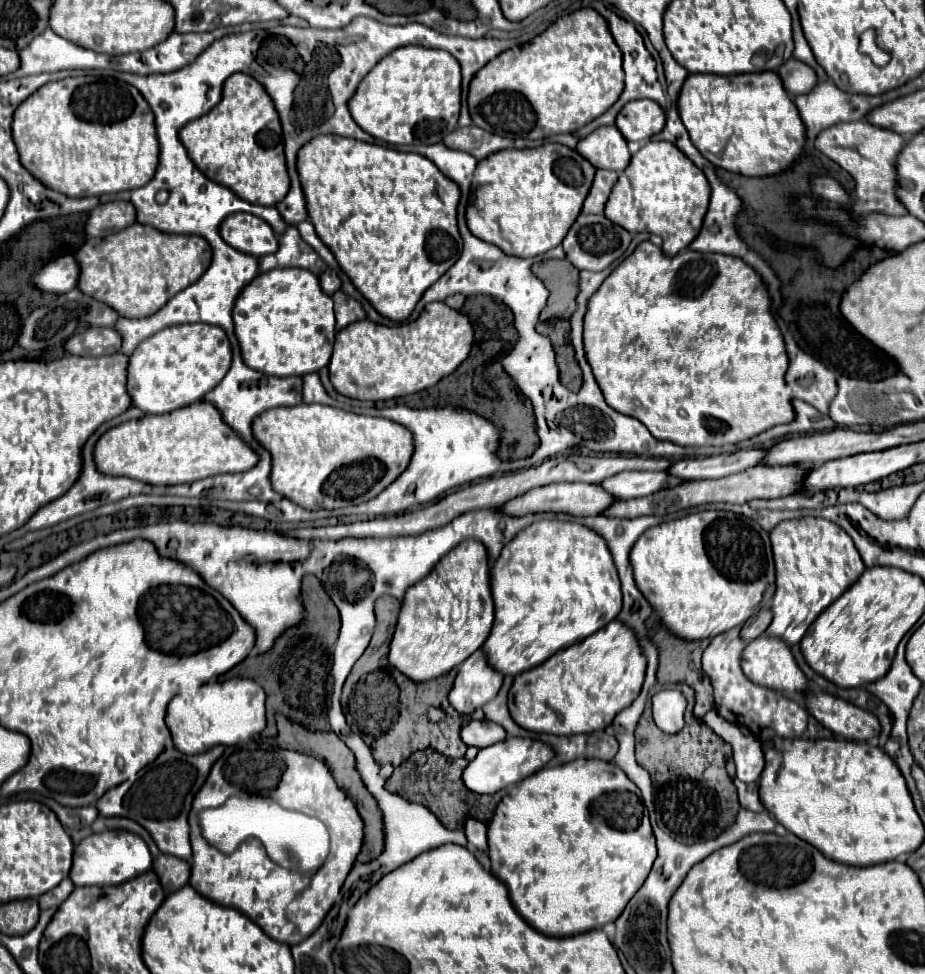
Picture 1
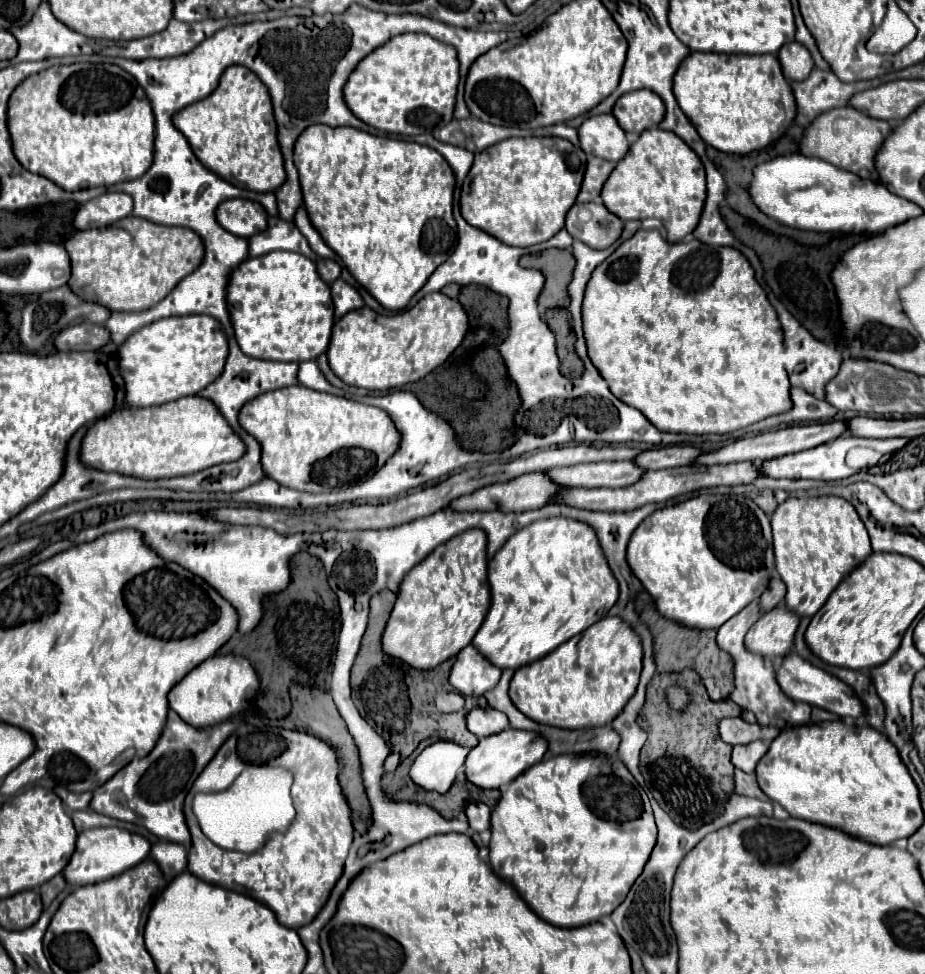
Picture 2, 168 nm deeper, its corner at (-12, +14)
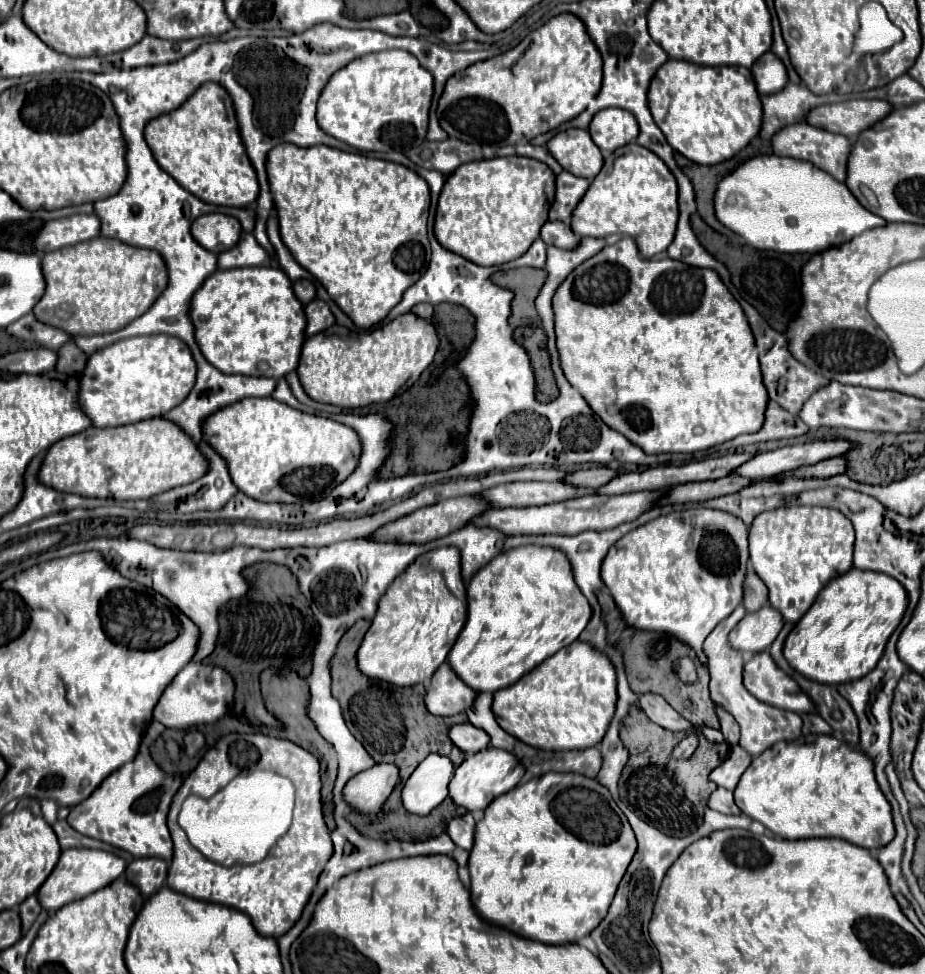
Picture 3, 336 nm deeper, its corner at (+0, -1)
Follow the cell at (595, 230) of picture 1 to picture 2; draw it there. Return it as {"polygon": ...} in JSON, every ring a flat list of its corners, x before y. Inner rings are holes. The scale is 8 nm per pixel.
{"polygon":[[599,202,573,204,565,216,565,230,575,238,585,242,591,248,611,246,621,230,623,222,607,212]]}

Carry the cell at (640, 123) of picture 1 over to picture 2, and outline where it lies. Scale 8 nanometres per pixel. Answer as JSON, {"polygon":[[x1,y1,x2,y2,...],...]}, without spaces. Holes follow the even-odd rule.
{"polygon":[[635,90,623,94,615,102,611,114,625,132,639,134,663,120,663,102,659,100,659,96,655,96,655,92]]}

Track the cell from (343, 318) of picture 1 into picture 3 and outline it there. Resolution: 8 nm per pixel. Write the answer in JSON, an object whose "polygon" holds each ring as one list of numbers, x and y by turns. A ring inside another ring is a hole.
{"polygon":[[313,299,311,303,307,303,305,315,307,315,307,337,321,333,335,323,335,315,331,313,329,305,321,299]]}

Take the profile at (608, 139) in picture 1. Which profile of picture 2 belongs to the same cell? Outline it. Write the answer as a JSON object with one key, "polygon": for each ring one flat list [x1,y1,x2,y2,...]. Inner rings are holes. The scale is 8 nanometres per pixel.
{"polygon":[[599,114,587,118,579,130,579,146,585,154,599,156,609,162,619,162,629,148,625,132,619,128,611,114]]}

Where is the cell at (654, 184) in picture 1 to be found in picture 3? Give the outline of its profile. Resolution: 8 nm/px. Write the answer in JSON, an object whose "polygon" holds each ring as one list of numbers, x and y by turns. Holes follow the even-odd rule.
{"polygon":[[627,143,625,147,619,147,617,151,613,151,607,159,605,165,601,169,601,173,593,179,589,191,585,193,583,201,575,207,573,211,573,219,571,219,571,229,579,235,579,237,607,237,613,233,625,233,631,235,643,257,653,257,661,251,665,251,675,237,675,227,679,221,679,203,677,203,677,181,671,175,671,171,667,169,667,165,651,151,647,151,645,147,639,147,639,143]]}

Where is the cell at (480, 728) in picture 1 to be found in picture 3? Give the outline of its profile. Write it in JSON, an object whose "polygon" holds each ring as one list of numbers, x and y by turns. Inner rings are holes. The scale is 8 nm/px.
{"polygon":[[471,723,453,725,449,731,449,737,465,753,477,753,477,751,489,747,489,735]]}

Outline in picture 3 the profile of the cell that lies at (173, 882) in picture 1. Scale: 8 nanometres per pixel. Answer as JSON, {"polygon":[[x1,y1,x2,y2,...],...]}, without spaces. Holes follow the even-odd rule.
{"polygon":[[147,857,147,859,135,859,127,865,125,877,139,887,143,899,149,899,153,893,157,893,167,879,167,863,157,857]]}

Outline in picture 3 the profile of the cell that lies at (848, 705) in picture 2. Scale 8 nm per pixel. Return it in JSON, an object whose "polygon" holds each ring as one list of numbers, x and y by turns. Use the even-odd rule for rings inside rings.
{"polygon":[[767,651,753,655,745,663,743,683,753,697,767,705,795,711,799,715,817,713,815,707,811,707,811,699,807,699,807,695,799,691,799,685,775,665]]}

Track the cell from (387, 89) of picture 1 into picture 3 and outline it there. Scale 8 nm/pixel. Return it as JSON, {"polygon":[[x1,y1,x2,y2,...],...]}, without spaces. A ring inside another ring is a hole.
{"polygon":[[393,49,363,55,329,79,317,103,317,123,325,133,361,151,405,153,407,147,425,143,433,83,433,75,407,51]]}

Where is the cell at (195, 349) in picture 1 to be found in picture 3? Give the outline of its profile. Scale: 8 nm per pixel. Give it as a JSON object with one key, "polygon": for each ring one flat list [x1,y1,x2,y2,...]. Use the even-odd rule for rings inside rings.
{"polygon":[[143,335,113,343,87,361,79,401,95,427,117,427,159,417,183,403,195,387,191,349,171,335]]}

